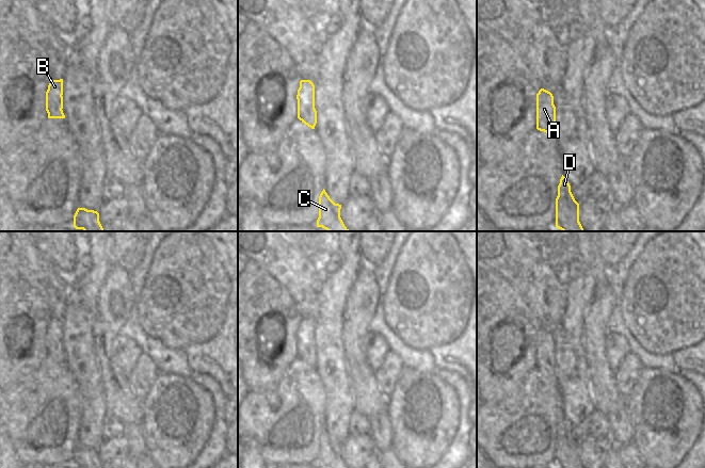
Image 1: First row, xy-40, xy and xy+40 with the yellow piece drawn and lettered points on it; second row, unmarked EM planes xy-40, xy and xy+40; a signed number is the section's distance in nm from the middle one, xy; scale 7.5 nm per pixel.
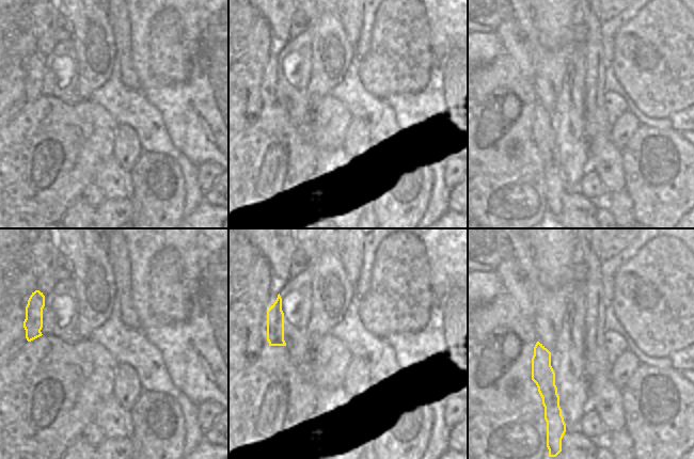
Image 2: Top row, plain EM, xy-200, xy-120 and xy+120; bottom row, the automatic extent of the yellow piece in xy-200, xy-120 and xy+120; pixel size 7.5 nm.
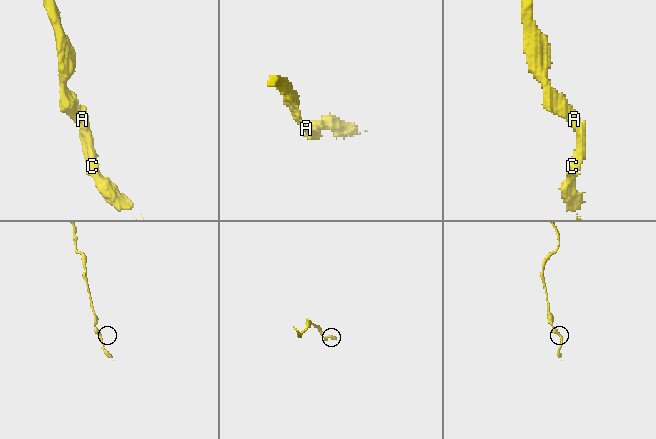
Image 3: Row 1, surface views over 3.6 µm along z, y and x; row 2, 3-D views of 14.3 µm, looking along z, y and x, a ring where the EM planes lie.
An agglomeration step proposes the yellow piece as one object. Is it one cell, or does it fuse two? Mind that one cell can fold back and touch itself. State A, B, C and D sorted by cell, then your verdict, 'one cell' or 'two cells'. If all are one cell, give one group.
groups A B C D; one cell

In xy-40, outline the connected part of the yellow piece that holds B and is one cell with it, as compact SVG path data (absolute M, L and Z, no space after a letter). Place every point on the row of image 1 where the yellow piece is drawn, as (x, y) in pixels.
M63 79L50 80L46 92L48 118L65 118L63 113Z

